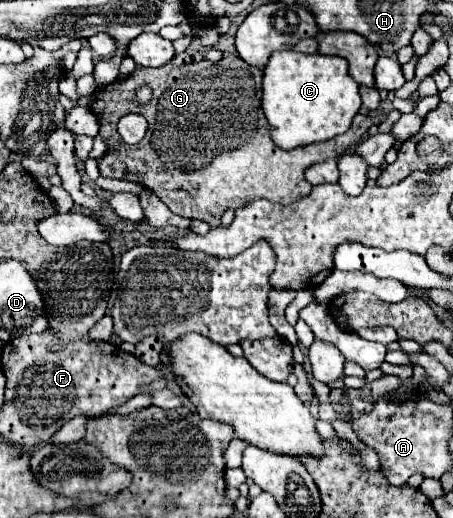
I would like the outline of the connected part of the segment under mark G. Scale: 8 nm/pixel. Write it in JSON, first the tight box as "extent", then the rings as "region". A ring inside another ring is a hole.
{"extent":[92,51,372,227],"region":[[[228,51],[216,63],[202,59],[198,63],[194,61],[182,67],[174,67],[168,63],[162,69],[138,69],[130,73],[126,81],[96,89],[92,111],[100,121],[100,135],[108,141],[108,149],[98,163],[100,175],[134,181],[158,195],[174,213],[190,219],[202,219],[210,227],[216,227],[220,223],[220,217],[226,209],[238,209],[252,199],[268,199],[280,205],[290,205],[298,199],[304,199],[306,195],[310,195],[312,189],[312,185],[304,179],[304,171],[314,163],[320,163],[324,159],[338,159],[340,155],[344,155],[350,147],[358,145],[366,137],[368,127],[372,125],[372,117],[364,117],[358,113],[346,133],[336,135],[328,141],[296,147],[290,151],[274,147],[268,131],[268,121],[262,111],[262,71],[244,63],[238,55]],[[140,85],[150,85],[154,91],[148,107],[136,107],[132,101],[126,99],[126,91],[138,89]],[[126,113],[138,113],[148,119],[148,133],[138,145],[124,143],[116,131],[116,123]]]}

